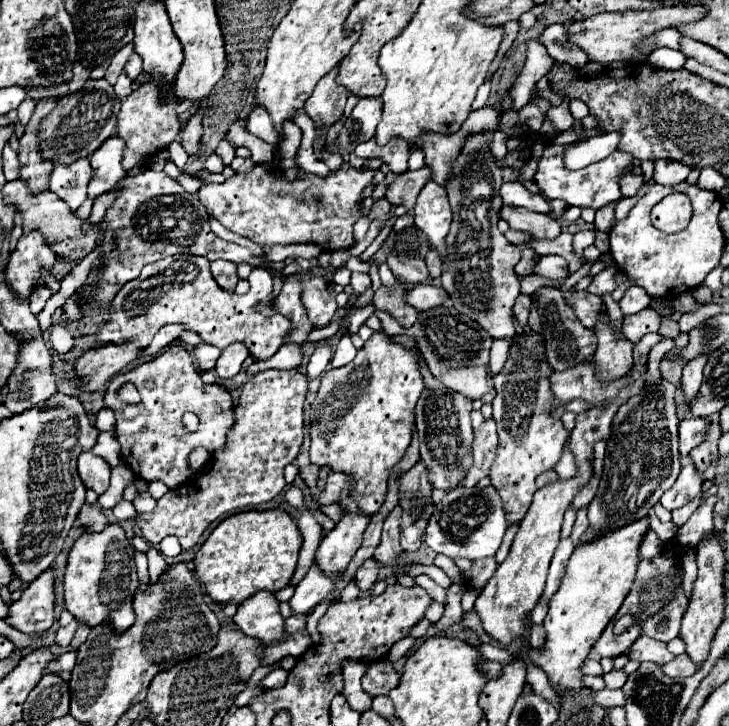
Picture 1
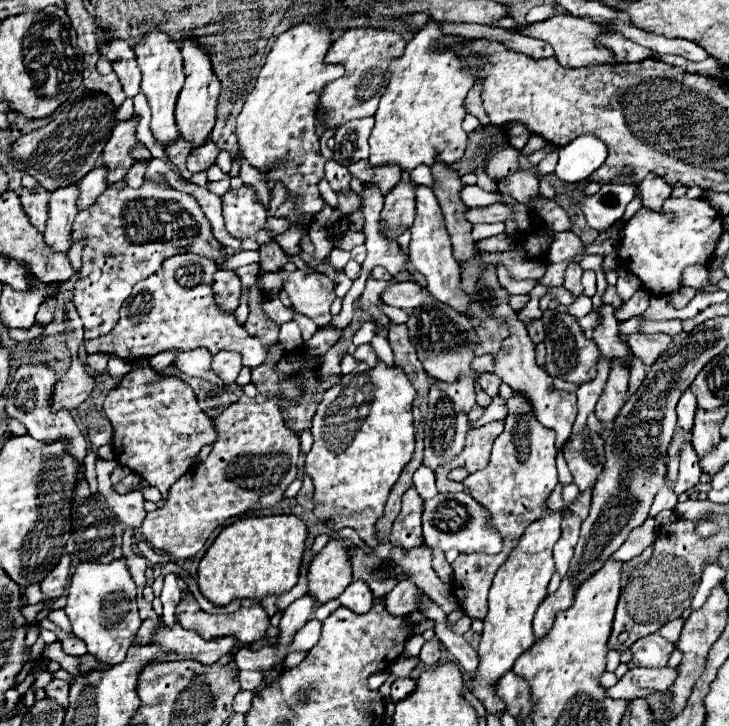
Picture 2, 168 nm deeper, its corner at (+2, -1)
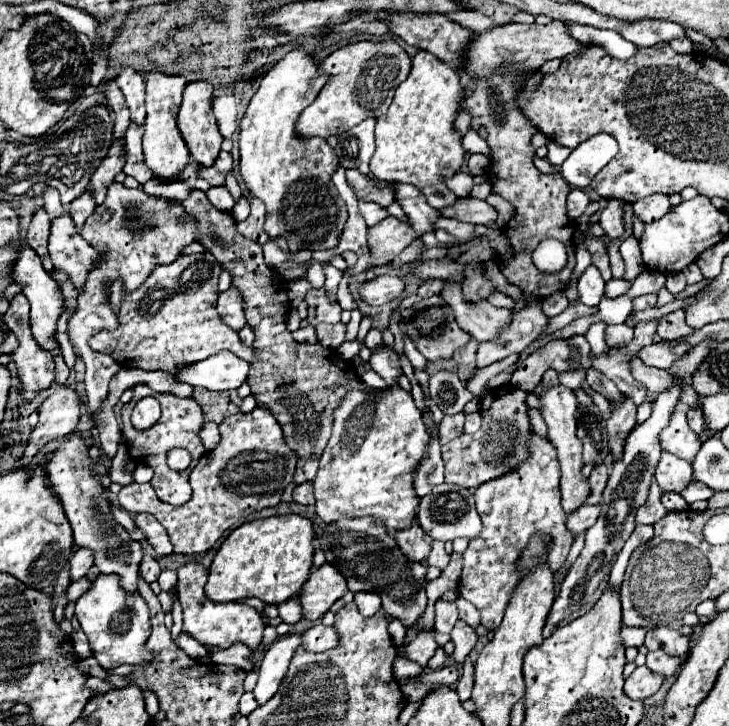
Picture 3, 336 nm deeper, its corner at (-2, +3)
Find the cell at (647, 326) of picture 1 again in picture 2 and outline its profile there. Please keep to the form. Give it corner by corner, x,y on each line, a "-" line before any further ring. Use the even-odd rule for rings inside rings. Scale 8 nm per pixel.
634,334
628,338
628,346
636,358
640,358
646,366
654,364
658,356
662,356
672,338
668,334

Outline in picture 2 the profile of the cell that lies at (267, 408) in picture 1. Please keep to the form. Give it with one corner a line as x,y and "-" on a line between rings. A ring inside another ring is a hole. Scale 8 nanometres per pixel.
282,380
280,386
284,388
282,396
272,394
258,394
256,398
240,396
240,400
232,406
228,406
222,414
214,418
214,428
218,428
218,438
212,446
210,456
200,462
198,466
192,466
172,488
166,504
154,512
148,512
144,526
140,528
140,534
144,540
154,546
158,552
172,554
176,558
194,558
200,548
206,544
206,540
212,536
212,532
222,526
228,518
236,518
240,514
246,514
248,510
256,508
268,508
278,504
284,498
284,492
288,484
296,478
296,462
300,456
300,438
286,428
282,420
280,402
282,400
298,400
302,392
294,386
292,380

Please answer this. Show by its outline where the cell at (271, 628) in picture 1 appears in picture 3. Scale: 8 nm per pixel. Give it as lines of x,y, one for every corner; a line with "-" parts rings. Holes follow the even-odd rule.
184,564
178,568
178,584
176,594
182,602
184,610
184,632
188,632
192,638
196,638
204,646
216,646
216,648
228,648
234,642
244,642
248,648
256,650
262,640
264,632
264,618
258,610
252,606
246,606
242,602
230,602
230,604
218,604
206,598
204,587
208,579
208,572
196,564

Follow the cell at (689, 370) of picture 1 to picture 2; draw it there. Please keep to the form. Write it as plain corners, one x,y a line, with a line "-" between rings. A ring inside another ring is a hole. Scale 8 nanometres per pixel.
686,390
676,406
676,412
678,412
678,426
684,430
684,432
692,432
692,424
694,424
694,414
696,414
696,396

